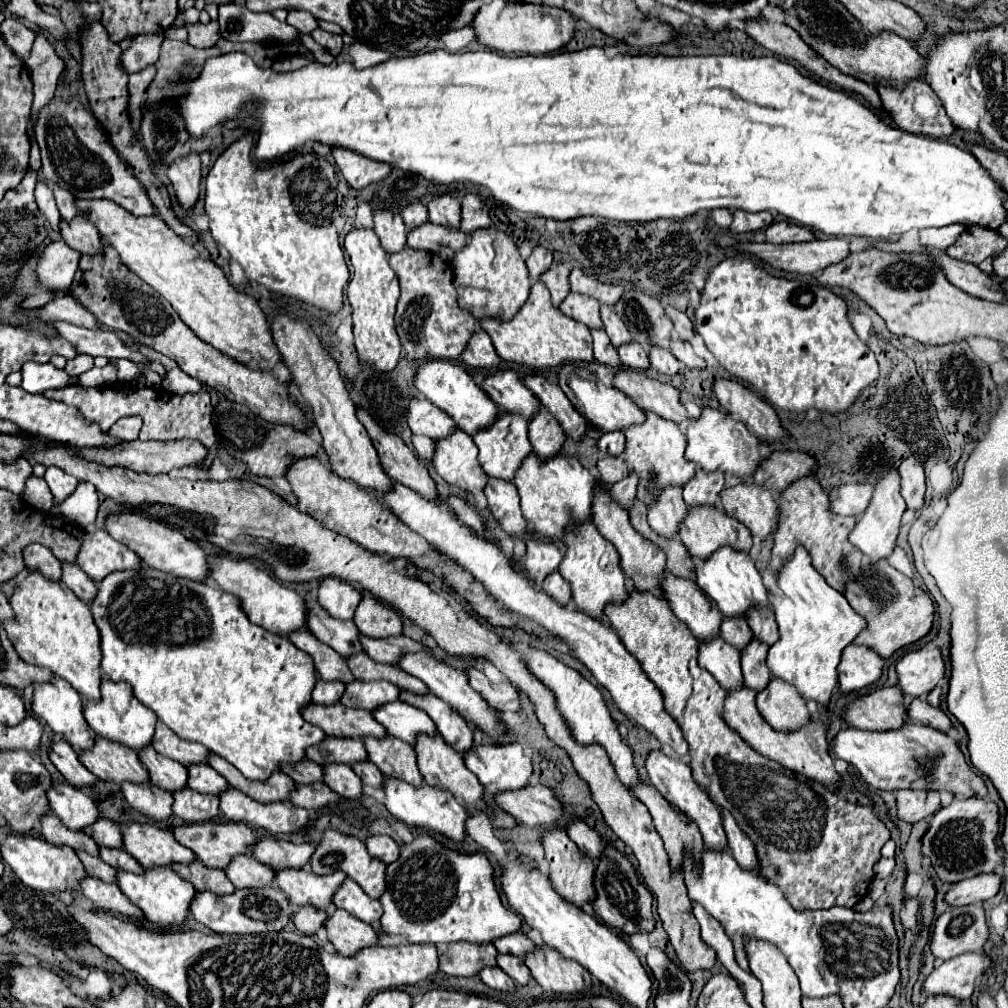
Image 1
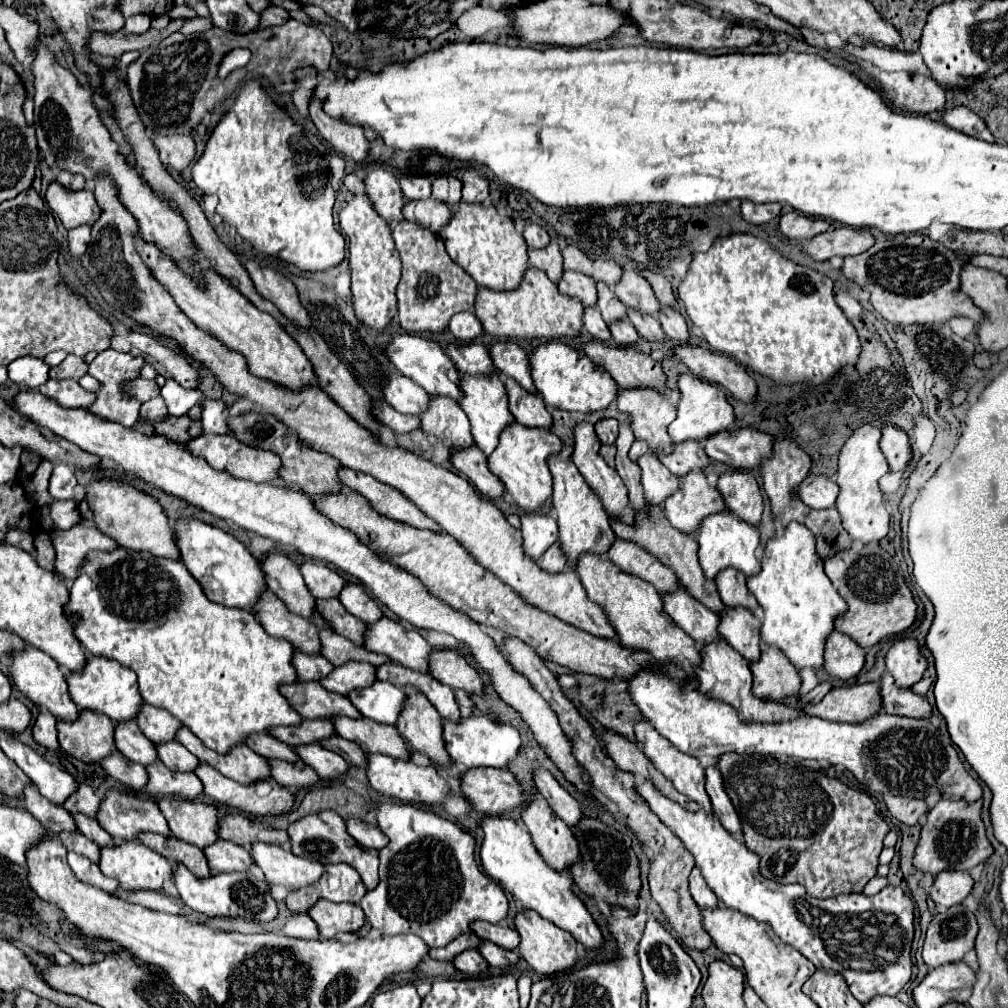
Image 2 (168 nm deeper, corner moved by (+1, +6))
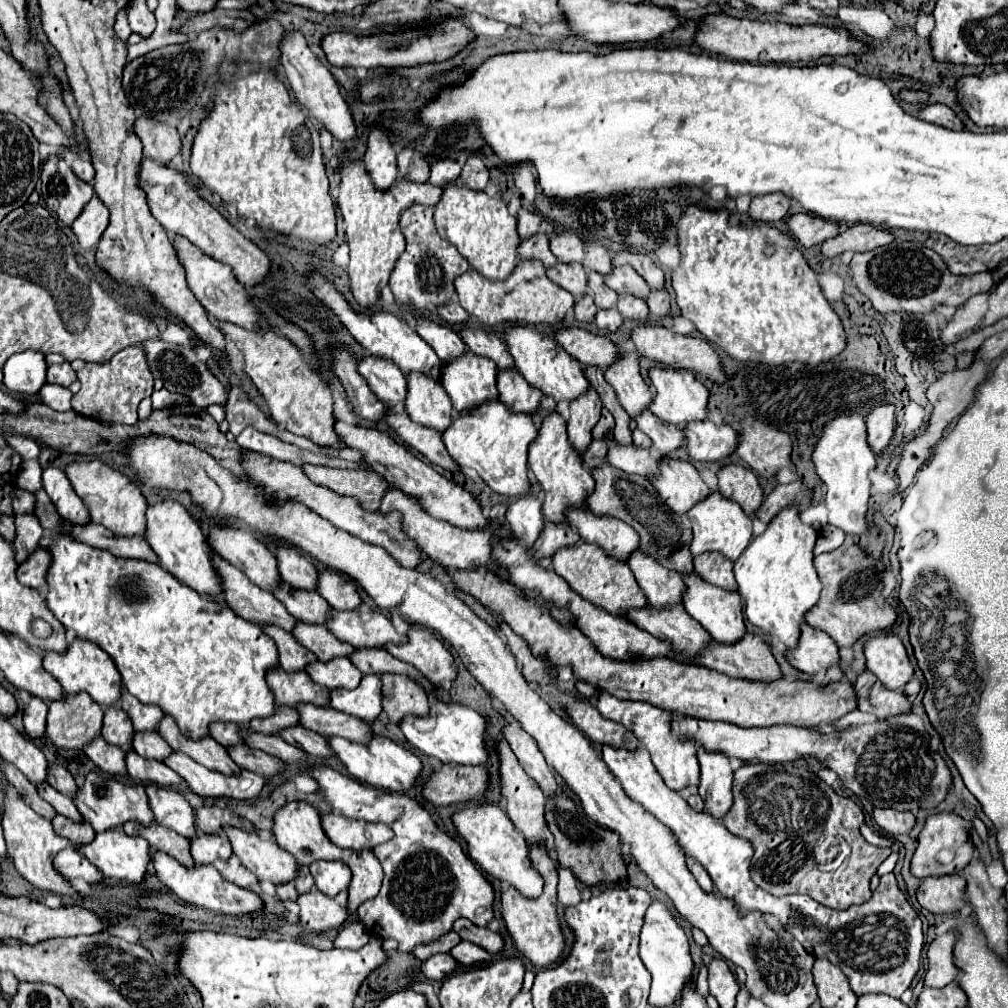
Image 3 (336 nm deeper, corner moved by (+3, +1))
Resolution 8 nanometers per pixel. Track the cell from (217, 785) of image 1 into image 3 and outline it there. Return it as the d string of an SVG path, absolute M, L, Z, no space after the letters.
M153 731L153 733L135 733L133 749L141 757L155 759L155 761L165 761L173 753L173 749L159 737L157 731Z

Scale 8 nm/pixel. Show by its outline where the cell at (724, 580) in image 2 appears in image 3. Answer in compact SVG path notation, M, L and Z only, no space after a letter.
M703 553L701 557L693 559L693 565L703 581L727 591L737 591L737 583L733 577L733 563L725 559L721 553Z

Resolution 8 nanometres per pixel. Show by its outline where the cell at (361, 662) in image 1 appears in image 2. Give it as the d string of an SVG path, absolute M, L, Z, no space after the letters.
M319 630L319 640L323 644L321 648L321 654L333 664L333 666L341 666L349 660L363 660L363 662L369 662L373 666L379 666L379 664L385 664L389 662L387 656L383 654L377 654L377 652L367 652L365 648L353 644L351 640L335 634L333 630Z

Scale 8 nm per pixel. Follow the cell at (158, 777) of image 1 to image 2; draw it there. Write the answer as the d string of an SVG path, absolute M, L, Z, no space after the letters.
M125 720L123 724L115 724L115 746L125 758L137 764L147 766L151 762L157 762L157 752L153 742L147 740L143 732L139 732L135 720Z

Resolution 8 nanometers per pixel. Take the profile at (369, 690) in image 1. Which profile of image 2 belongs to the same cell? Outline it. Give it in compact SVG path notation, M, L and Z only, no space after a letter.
M351 660L351 664L341 664L341 666L333 668L331 674L321 680L321 686L331 690L331 692L345 696L355 688L371 686L375 680L377 680L375 678L375 666Z

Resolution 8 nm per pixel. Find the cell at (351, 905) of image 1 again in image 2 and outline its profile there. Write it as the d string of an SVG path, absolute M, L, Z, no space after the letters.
M327 864L319 878L319 890L331 902L359 902L367 892L357 870L347 864Z

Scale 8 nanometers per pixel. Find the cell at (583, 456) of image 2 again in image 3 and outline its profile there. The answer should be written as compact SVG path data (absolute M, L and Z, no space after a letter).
M597 391L589 393L589 397L579 397L577 401L571 403L571 417L567 421L567 433L569 433L569 441L573 445L573 449L583 455L593 437L591 437L591 429L597 425L601 415L601 401L597 397Z

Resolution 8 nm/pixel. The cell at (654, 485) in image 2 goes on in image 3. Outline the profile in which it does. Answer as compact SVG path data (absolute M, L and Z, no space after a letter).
M615 441L609 443L607 463L619 467L625 473L637 473L641 477L655 477L659 471L657 459L651 455L649 449L637 449L633 445L617 445Z

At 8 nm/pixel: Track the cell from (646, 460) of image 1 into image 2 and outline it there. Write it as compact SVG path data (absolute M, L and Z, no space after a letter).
M675 378L675 392L677 394L673 394L673 396L665 396L665 394L661 394L655 388L619 388L619 400L615 400L619 412L631 414L631 422L629 424L633 428L635 438L645 440L653 454L659 454L659 452L667 454L667 452L671 452L673 440L667 434L667 426L676 418L677 402L680 397L676 383L677 378Z

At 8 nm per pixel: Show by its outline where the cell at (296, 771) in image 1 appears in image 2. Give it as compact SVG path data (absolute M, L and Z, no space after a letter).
M261 732L259 736L249 736L247 746L263 758L277 758L277 760L285 760L285 762L297 762L299 760L297 754L293 754L291 746L275 740L267 732Z

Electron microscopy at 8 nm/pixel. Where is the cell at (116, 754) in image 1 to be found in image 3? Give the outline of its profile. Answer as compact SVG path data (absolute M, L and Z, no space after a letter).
M69 697L49 703L47 735L63 749L83 749L101 735L103 709L93 705L91 697Z

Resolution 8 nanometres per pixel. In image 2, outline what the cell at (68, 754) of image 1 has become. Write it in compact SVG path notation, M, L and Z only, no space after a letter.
M39 712L35 724L33 724L33 738L37 744L57 750L59 742L57 742L57 730L55 730L55 722L57 718L49 712Z

